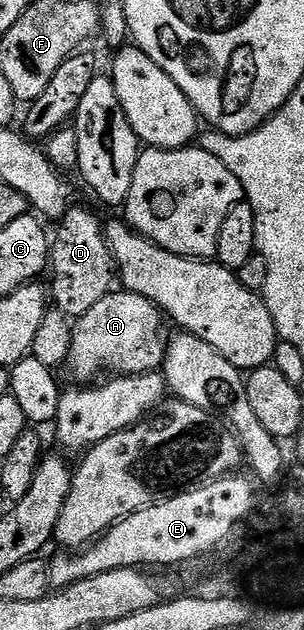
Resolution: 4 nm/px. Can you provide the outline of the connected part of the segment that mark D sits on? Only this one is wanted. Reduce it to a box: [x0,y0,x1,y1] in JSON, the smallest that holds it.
[50,208,114,319]

